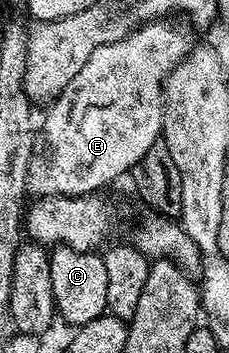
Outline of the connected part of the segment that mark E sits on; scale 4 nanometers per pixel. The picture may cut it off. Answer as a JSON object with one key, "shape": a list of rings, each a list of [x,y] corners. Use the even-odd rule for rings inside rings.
{"shape":[[[170,21],[143,23],[135,26],[120,41],[105,43],[96,48],[88,57],[84,69],[80,69],[80,73],[76,73],[76,77],[72,77],[72,81],[63,89],[61,95],[49,104],[50,112],[45,112],[40,128],[40,138],[38,144],[34,146],[34,156],[28,165],[28,181],[26,185],[29,194],[34,197],[43,195],[89,195],[106,189],[102,187],[108,186],[113,179],[120,178],[125,171],[126,174],[133,172],[136,161],[140,161],[140,157],[144,157],[144,153],[148,153],[148,149],[152,149],[152,145],[162,134],[163,83],[169,77],[170,71],[183,60],[187,51],[185,33],[180,28],[173,27]]]}

